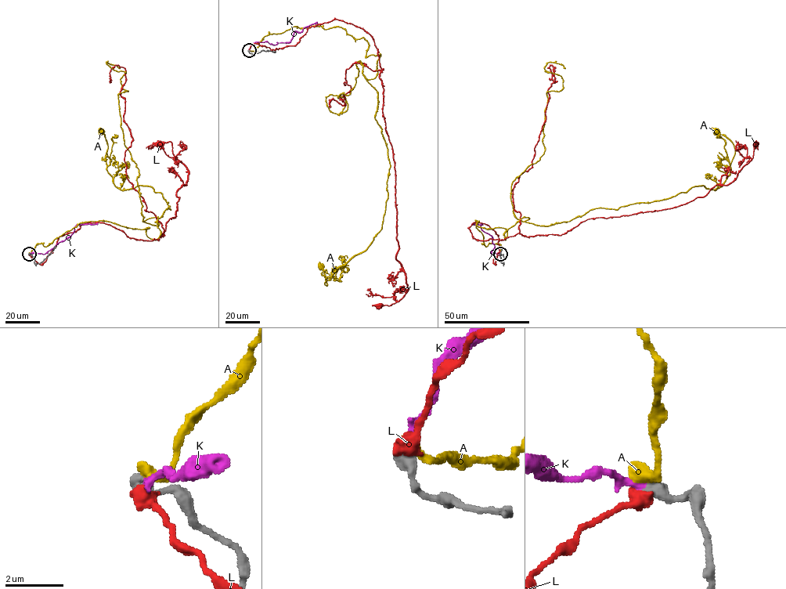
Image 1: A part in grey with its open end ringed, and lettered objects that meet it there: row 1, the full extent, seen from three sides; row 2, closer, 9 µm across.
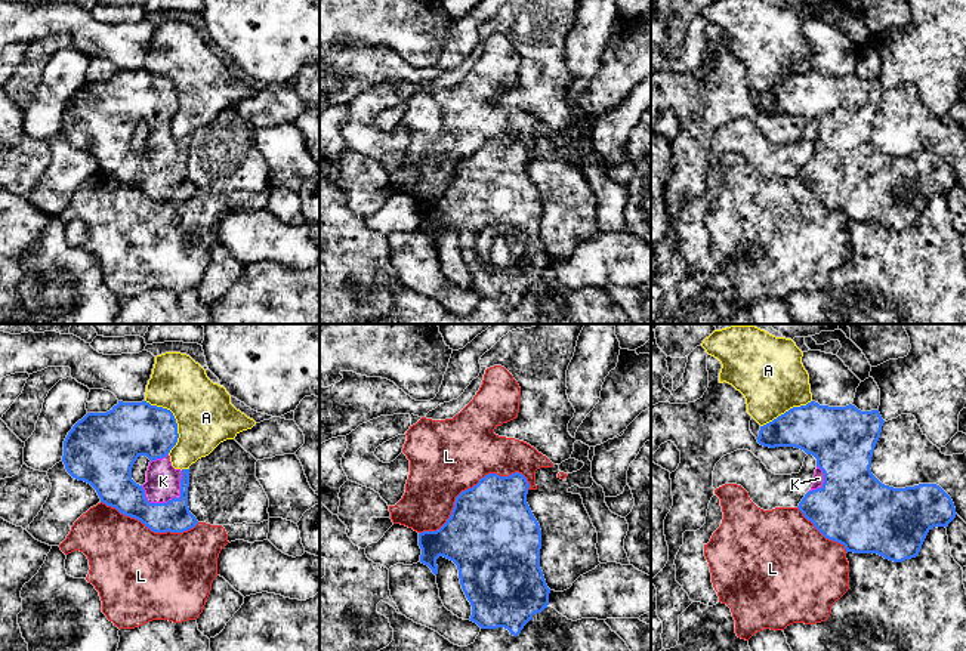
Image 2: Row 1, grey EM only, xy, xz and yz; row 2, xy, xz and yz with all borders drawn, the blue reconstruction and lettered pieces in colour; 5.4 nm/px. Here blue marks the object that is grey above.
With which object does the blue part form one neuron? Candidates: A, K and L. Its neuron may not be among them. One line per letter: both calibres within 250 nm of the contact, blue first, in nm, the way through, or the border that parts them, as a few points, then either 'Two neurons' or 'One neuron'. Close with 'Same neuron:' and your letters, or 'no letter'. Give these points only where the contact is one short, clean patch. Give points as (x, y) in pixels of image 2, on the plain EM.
A: Thickness 300 nm (blue) against 320 nm. Two neurons
K: Thickness 180 nm (blue) against 190 nm. Path across: xy (129, 167), (166, 170), (175, 166), (163, 150). One neuron
L: Thickness 460 nm (blue) against 400 nm. Two neurons
Same neuron: K

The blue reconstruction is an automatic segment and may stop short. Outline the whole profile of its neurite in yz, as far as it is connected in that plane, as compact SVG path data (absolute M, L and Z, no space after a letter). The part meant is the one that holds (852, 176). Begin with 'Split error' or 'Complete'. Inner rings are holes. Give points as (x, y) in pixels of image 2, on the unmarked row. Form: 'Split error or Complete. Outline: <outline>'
Split error. Outline: M811 70L760 95L756 108L769 117L800 117L817 127L814 152L797 176L825 207L843 213L846 222L877 222L902 231L919 223L933 195L947 197L957 182L951 166L936 152L894 157L871 142L883 92L879 78L861 80L852 72L828 75Z

